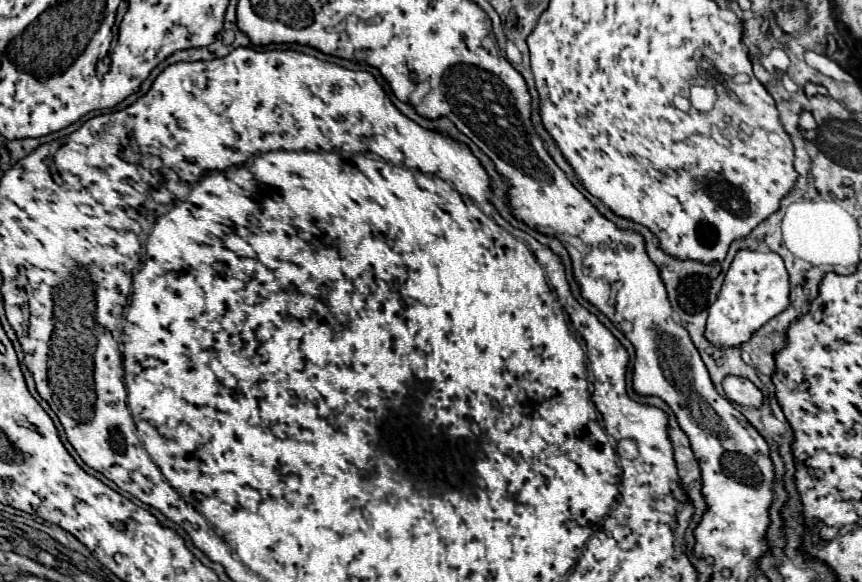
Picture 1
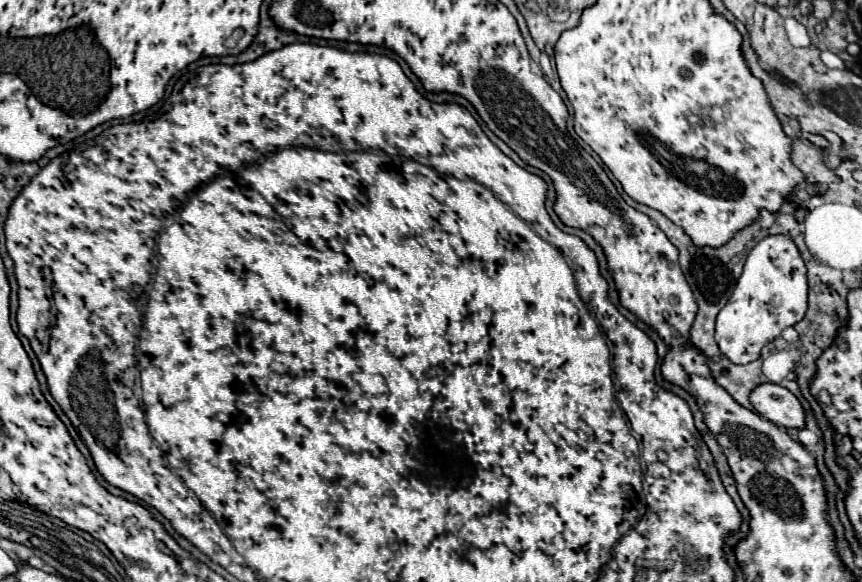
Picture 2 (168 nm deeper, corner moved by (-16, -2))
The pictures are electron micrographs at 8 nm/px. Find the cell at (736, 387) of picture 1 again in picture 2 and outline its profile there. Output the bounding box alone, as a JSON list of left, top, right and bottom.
[750,384,804,428]

